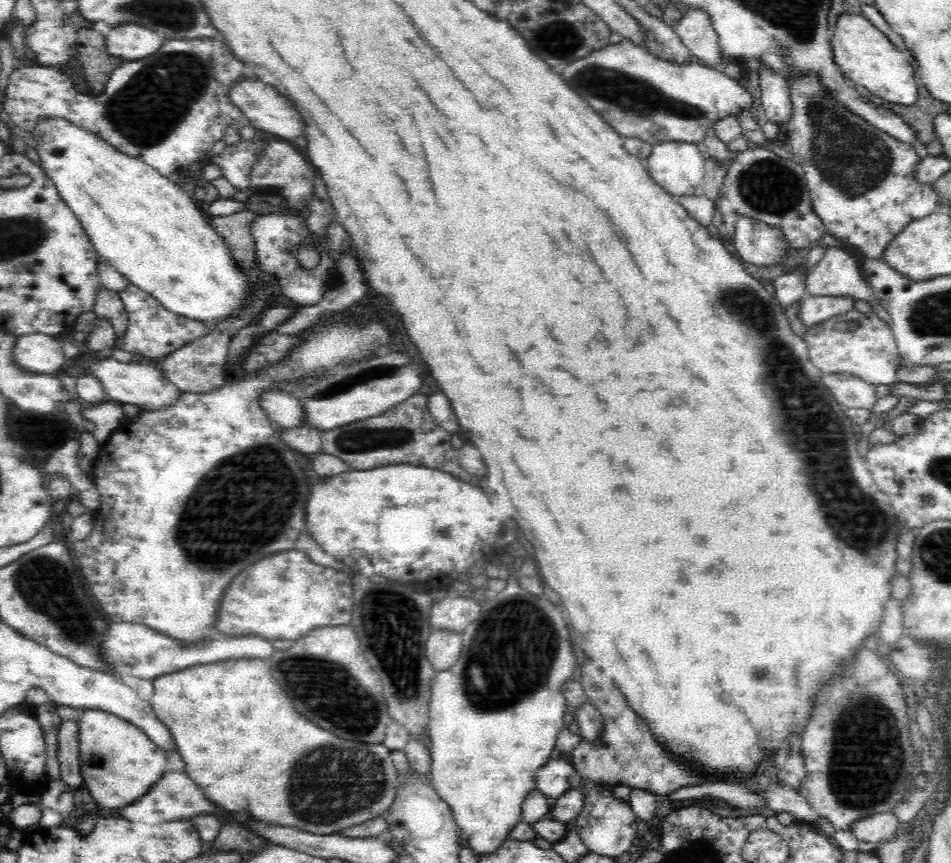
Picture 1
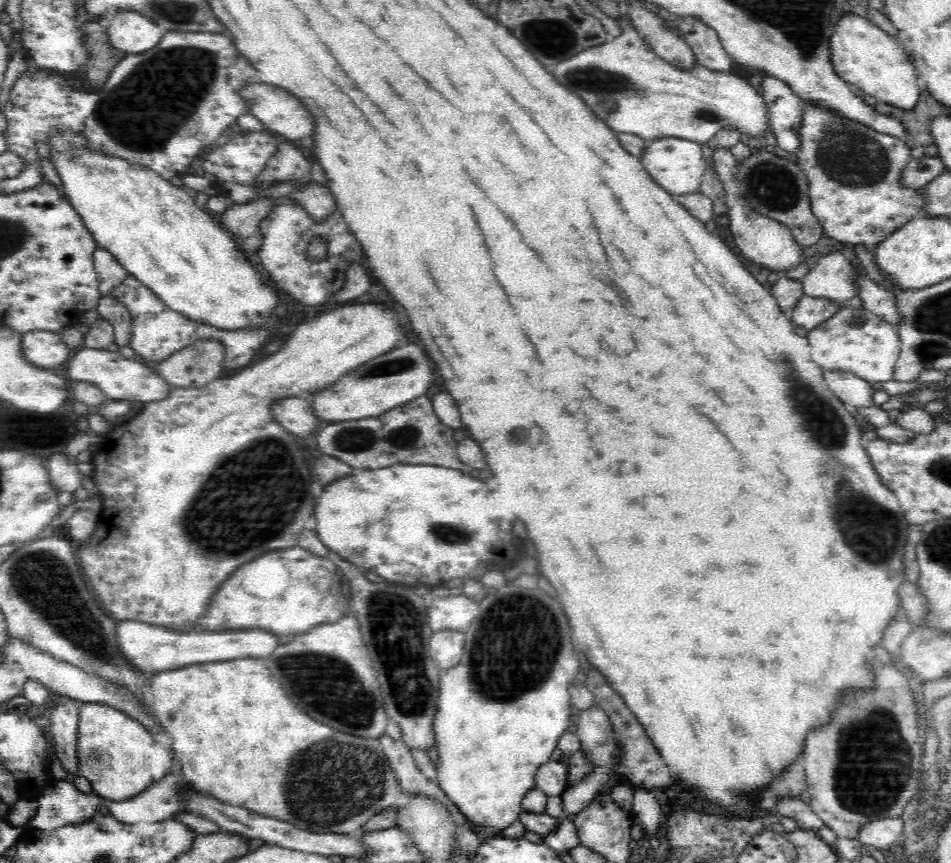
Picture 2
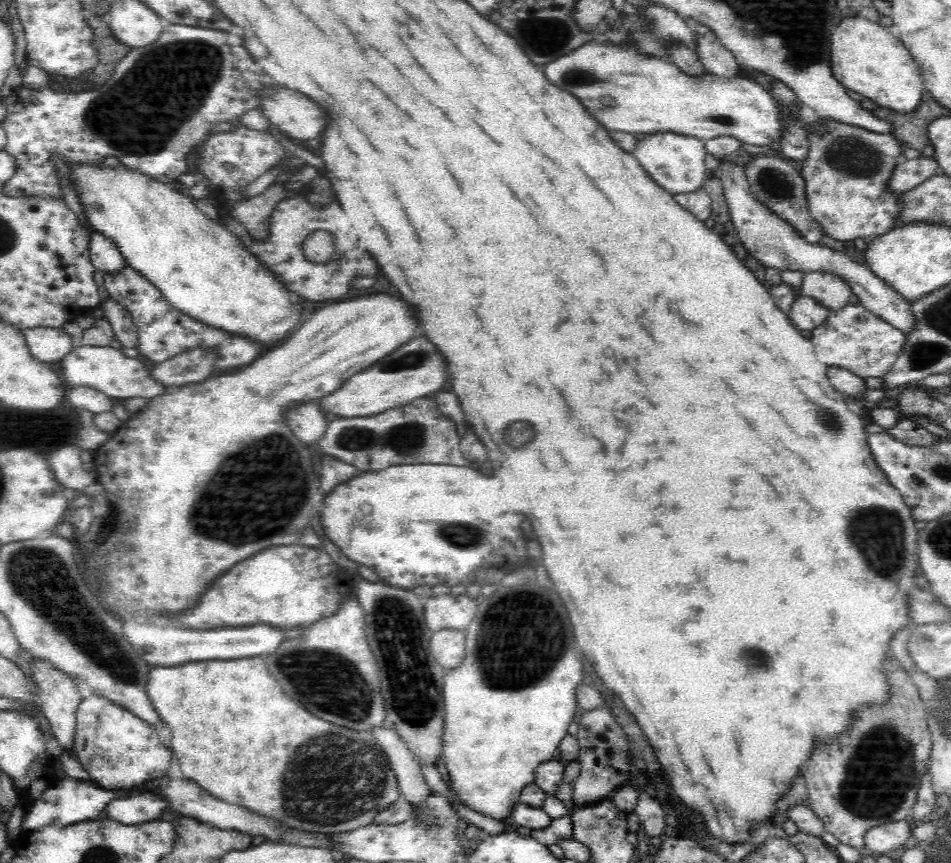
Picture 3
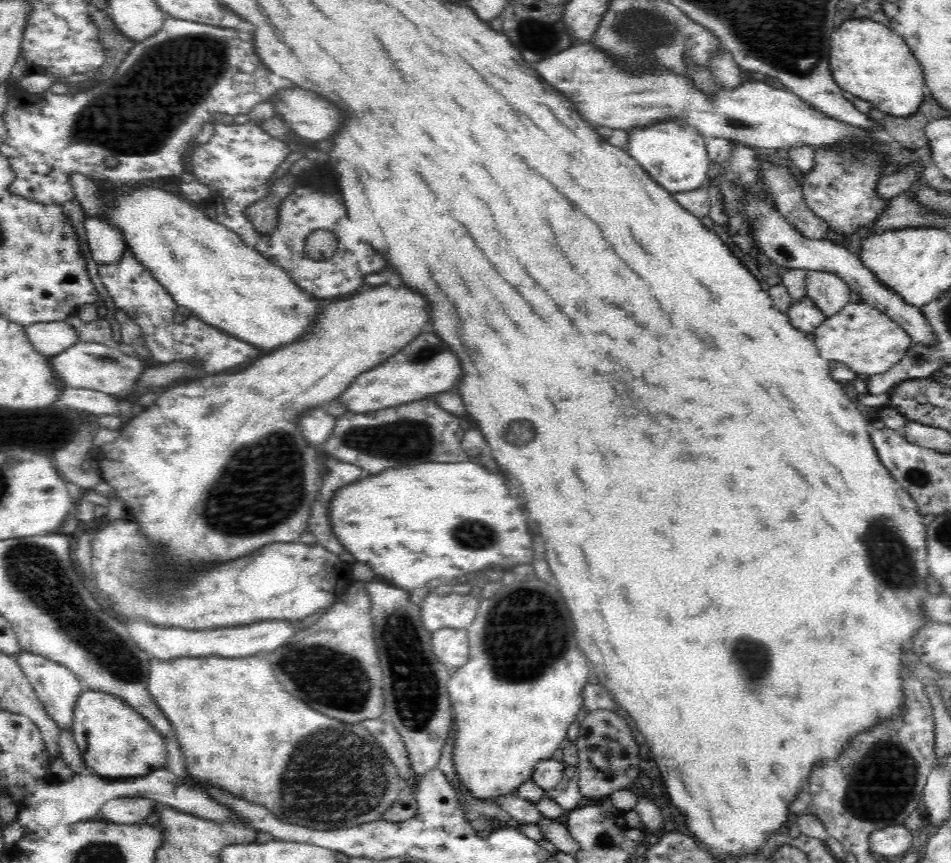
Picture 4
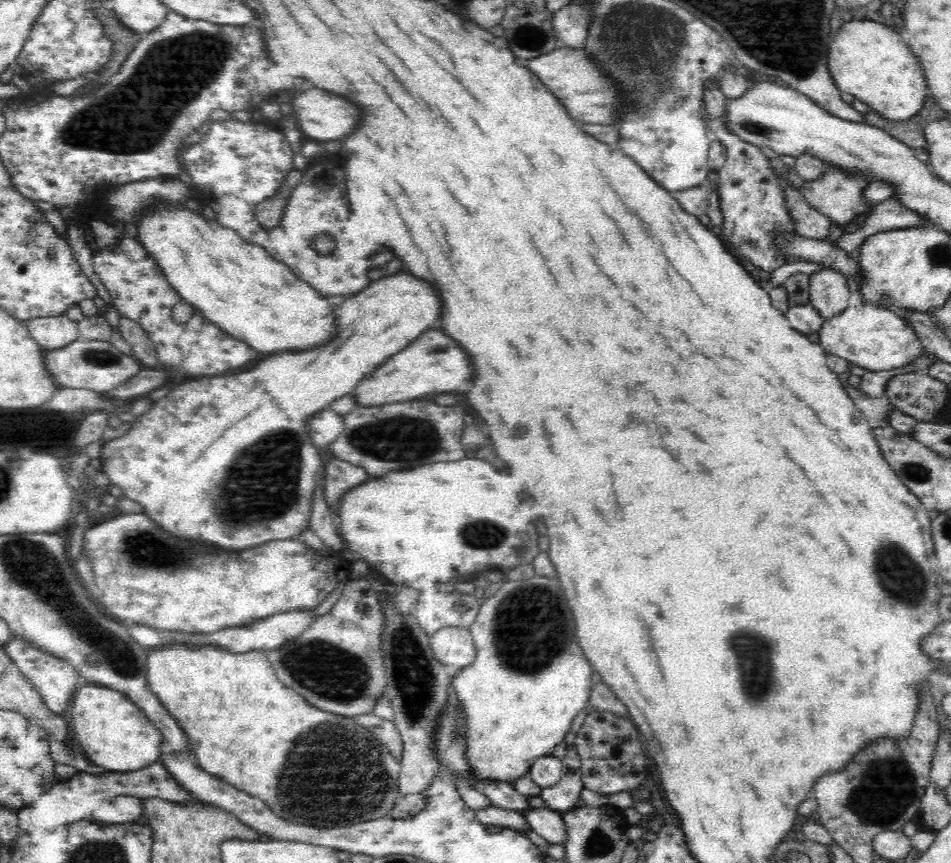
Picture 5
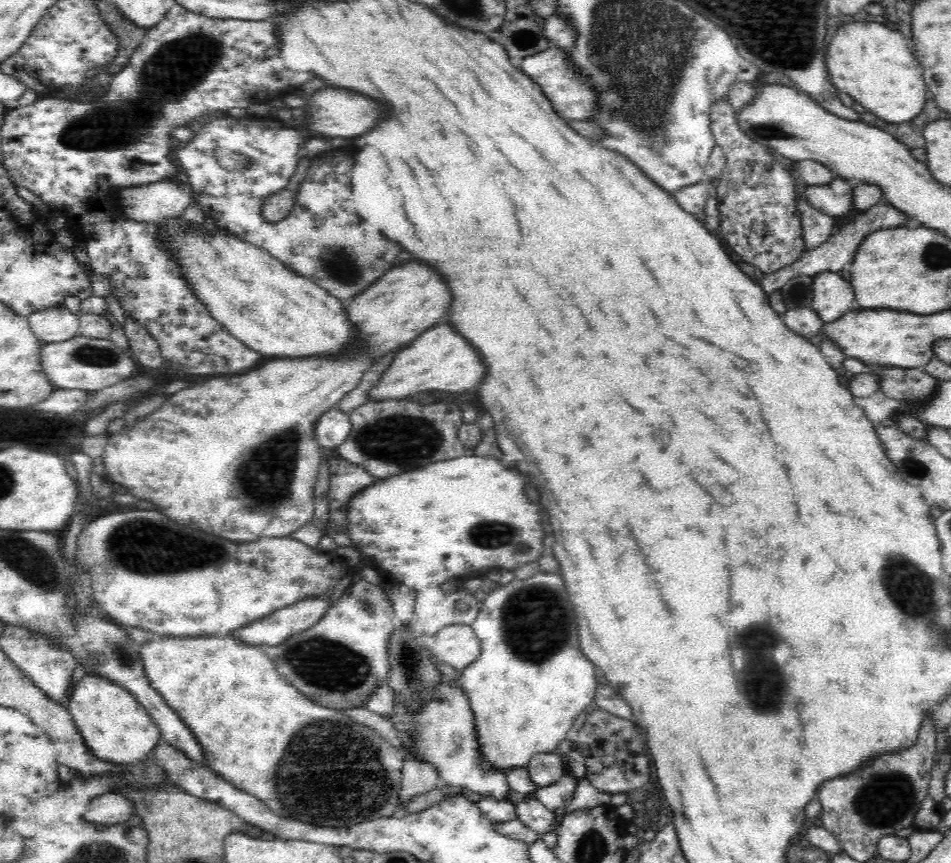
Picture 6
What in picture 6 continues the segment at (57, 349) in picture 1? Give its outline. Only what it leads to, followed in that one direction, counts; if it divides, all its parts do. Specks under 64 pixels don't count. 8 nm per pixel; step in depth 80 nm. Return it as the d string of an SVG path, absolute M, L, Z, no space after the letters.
M63 304L31 312L27 319L32 332L42 343L65 341L79 334L78 315Z

